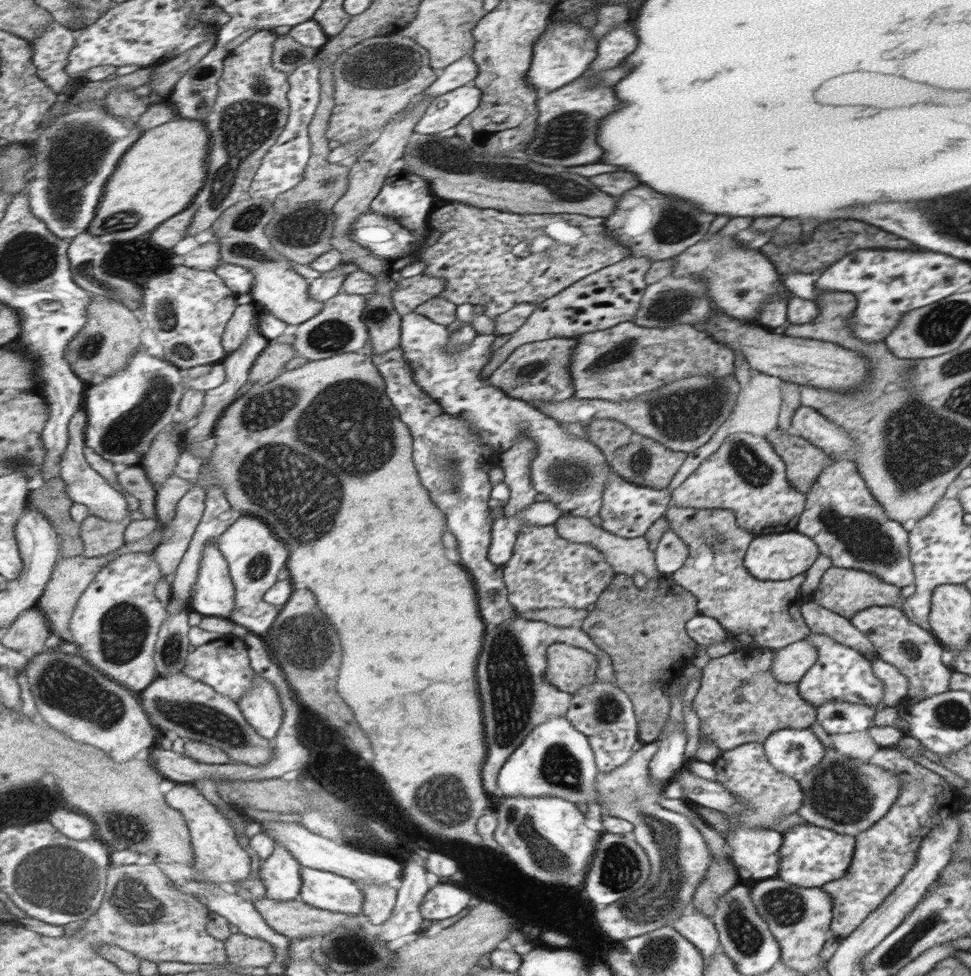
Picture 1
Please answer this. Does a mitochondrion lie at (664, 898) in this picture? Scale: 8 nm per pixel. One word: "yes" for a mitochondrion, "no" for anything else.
yes

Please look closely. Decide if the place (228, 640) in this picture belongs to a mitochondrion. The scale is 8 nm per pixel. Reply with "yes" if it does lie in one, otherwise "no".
no

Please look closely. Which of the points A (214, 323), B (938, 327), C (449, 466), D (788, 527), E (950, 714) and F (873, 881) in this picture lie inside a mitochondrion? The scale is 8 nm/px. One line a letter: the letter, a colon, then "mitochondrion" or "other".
A: other
B: mitochondrion
C: mitochondrion
D: other
E: mitochondrion
F: other

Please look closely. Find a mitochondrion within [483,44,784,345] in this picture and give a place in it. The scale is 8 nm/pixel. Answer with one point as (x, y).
(564, 136)

